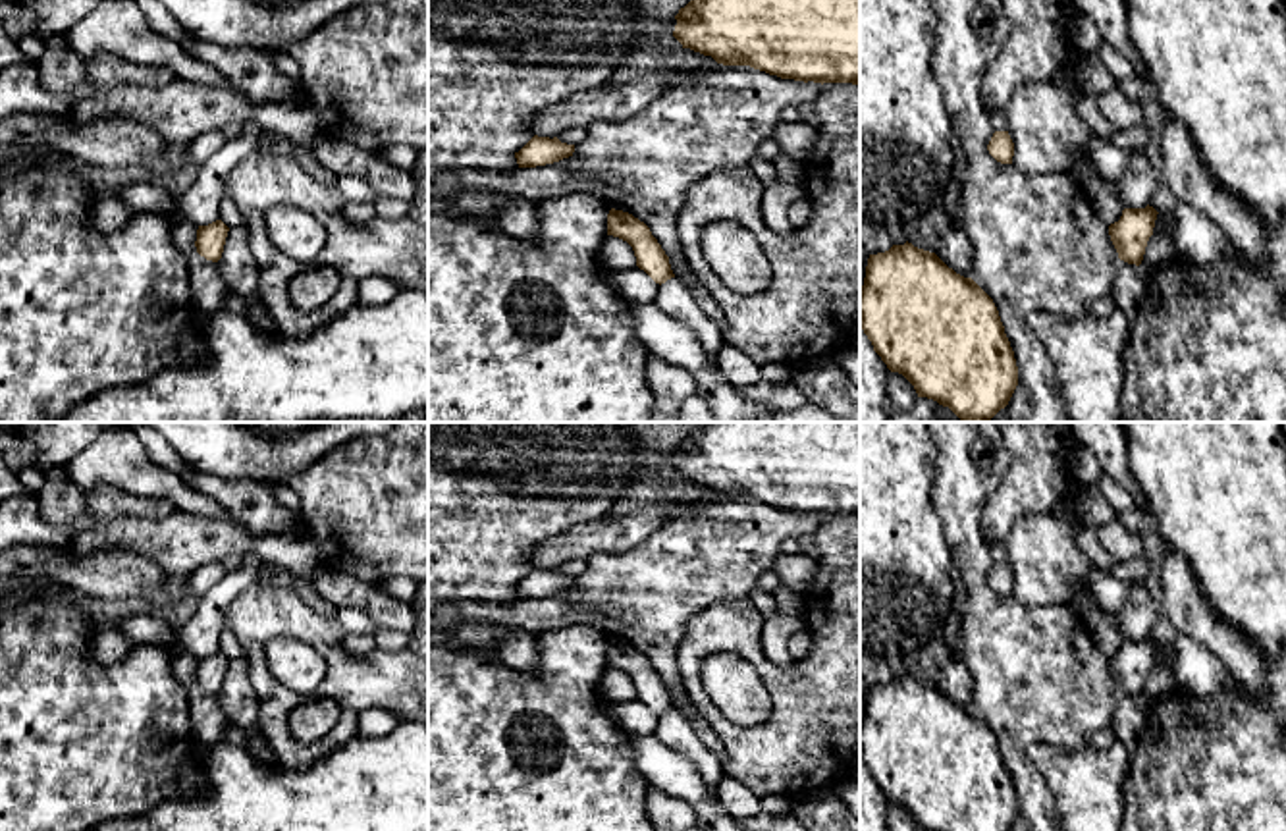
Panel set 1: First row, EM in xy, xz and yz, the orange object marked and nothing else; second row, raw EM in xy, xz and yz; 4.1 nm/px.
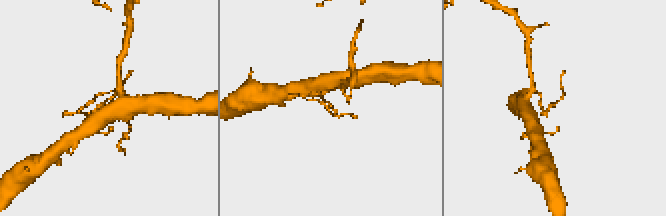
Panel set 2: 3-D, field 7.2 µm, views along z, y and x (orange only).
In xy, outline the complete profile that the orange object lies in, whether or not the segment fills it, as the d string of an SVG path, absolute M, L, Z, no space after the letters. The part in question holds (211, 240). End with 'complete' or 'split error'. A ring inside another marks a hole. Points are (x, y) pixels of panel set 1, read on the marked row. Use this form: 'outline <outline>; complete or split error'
outline M222 220L199 226L195 241L197 253L206 260L218 262L224 253L228 231L229 228Z; complete

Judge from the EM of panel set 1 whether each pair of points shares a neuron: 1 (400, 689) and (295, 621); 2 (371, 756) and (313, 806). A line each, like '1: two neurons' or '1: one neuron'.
1: one neuron
2: one neuron

